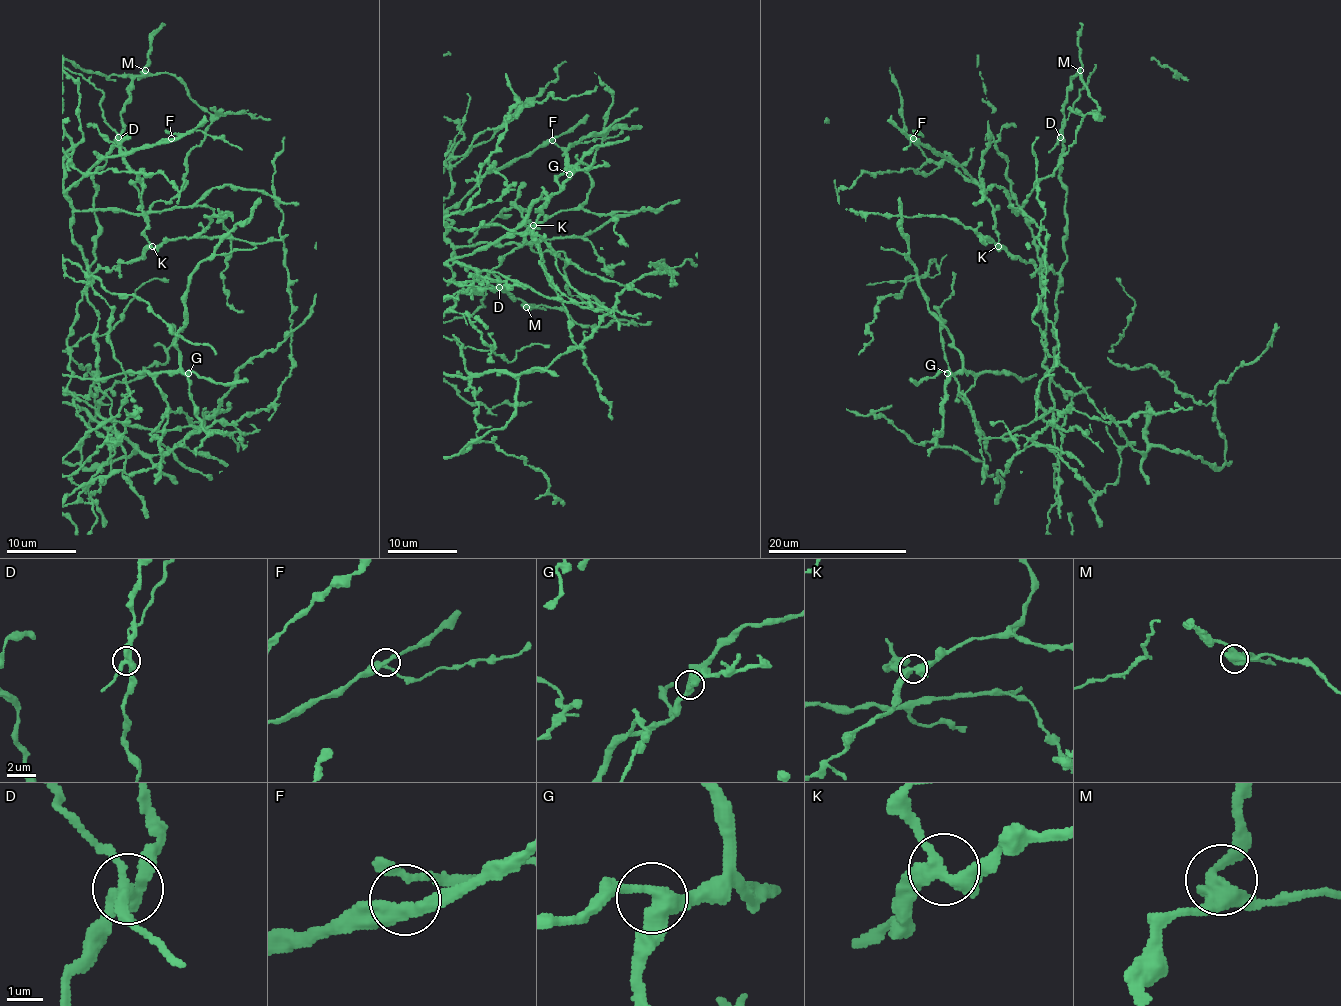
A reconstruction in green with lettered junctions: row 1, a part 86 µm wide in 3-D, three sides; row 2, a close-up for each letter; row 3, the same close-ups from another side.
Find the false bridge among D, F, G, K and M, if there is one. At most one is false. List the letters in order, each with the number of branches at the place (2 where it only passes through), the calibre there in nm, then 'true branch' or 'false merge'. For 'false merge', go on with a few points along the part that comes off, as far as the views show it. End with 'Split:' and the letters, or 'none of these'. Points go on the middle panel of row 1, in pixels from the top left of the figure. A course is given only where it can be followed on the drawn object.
D: 4 branches meet; 400 nm thick; false merge; foreign part runs (499, 288), (486, 291), (484, 305), (472, 314), (444, 322)
F: 4 branches meet; 280 nm thick; true branch
G: 3 branches meet; 360 nm thick; true branch
K: 4 branches meet; 380 nm thick; true branch
M: 3 branches meet; 380 nm thick; true branch
Split: D

